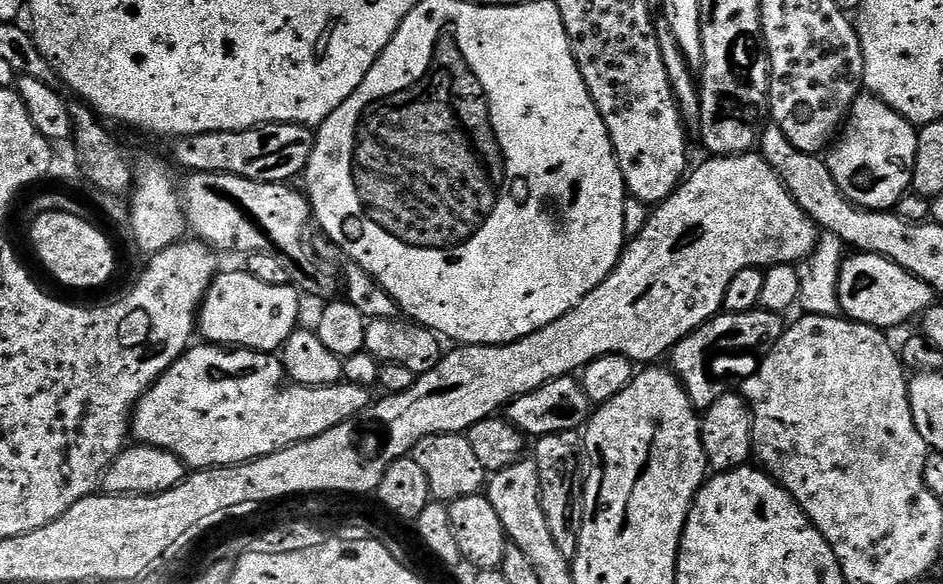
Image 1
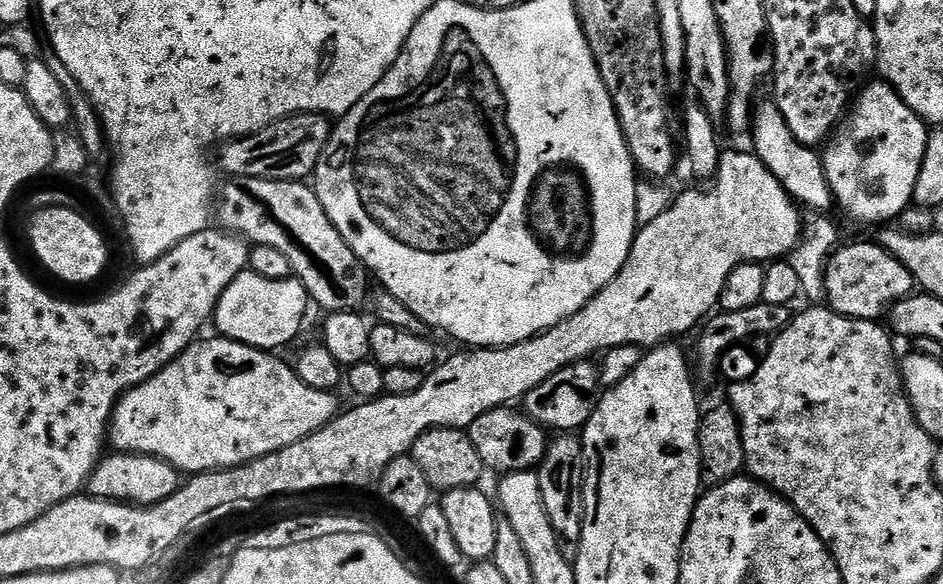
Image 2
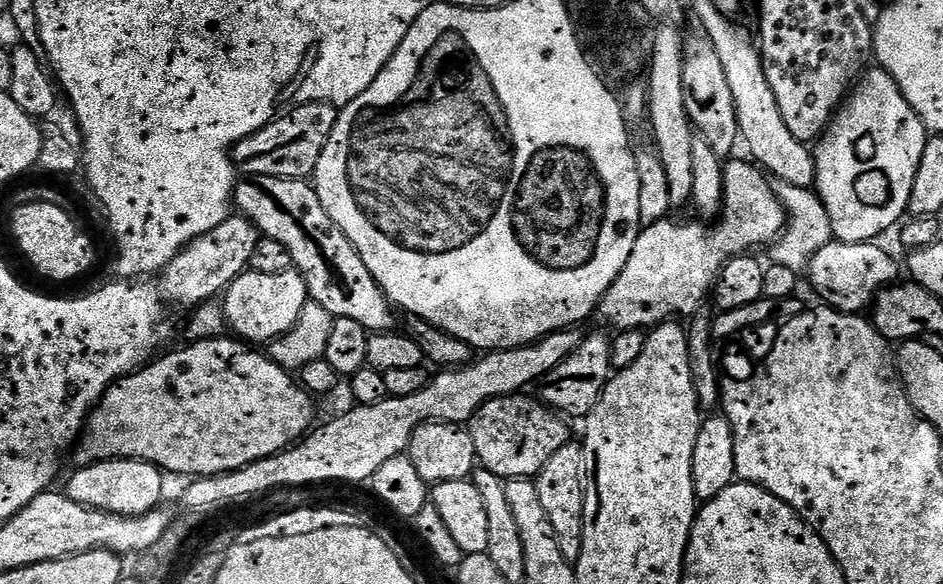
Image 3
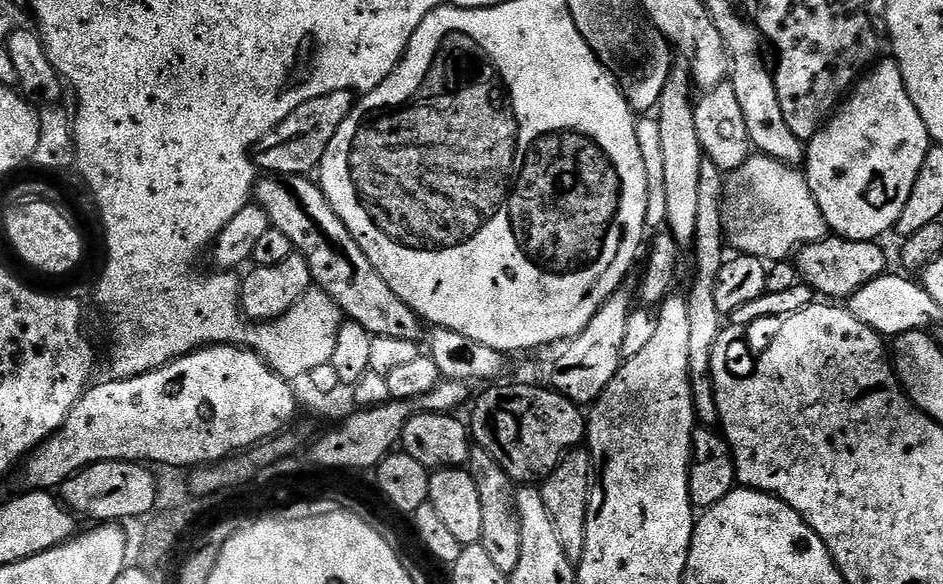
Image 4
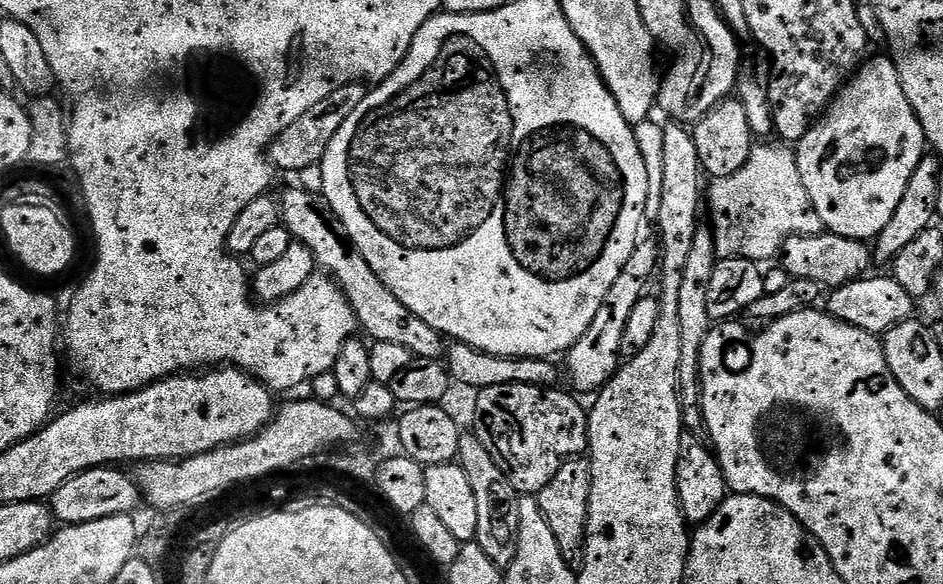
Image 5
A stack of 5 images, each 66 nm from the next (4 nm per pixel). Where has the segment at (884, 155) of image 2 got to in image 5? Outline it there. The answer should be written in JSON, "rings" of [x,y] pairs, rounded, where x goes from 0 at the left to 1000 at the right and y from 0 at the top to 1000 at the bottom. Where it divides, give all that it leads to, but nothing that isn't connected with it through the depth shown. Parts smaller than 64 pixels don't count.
{"rings":[[[938,94],[940,98],[927,96],[917,101],[916,108],[908,118],[903,135],[887,159],[885,171],[878,180],[874,197],[861,214],[859,224],[848,238],[842,253],[844,276],[846,277],[846,291],[850,303],[850,315],[855,320],[855,329],[859,336],[861,348],[863,348],[863,356],[866,360],[867,370],[872,373],[875,392],[885,404],[899,406],[902,411],[914,411],[917,414],[926,413],[940,390],[941,382],[944,380],[949,360],[952,356],[952,348],[957,342],[957,334],[961,329],[965,303],[969,298],[969,291],[972,289],[973,277],[982,265],[980,224],[976,214],[976,205],[971,199],[970,188],[965,182],[965,175],[961,168],[961,154],[950,118],[949,101],[943,99],[941,94]]]}

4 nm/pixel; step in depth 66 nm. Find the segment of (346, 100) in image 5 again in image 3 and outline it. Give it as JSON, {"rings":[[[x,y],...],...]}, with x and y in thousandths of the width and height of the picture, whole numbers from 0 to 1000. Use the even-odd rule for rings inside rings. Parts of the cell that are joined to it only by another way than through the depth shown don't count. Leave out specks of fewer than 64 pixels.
{"rings":[[[329,171],[315,176],[305,190],[294,197],[278,223],[252,241],[246,269],[253,296],[264,303],[305,307],[326,307],[334,296],[337,271],[356,214],[357,180],[347,171]],[[310,188],[311,192],[305,192]]]}

